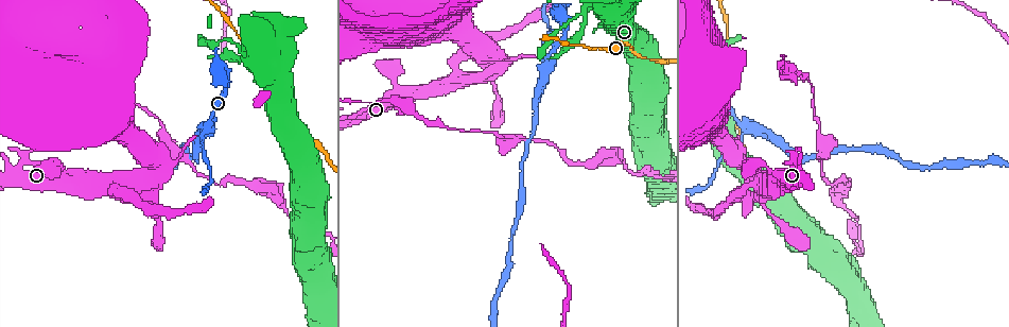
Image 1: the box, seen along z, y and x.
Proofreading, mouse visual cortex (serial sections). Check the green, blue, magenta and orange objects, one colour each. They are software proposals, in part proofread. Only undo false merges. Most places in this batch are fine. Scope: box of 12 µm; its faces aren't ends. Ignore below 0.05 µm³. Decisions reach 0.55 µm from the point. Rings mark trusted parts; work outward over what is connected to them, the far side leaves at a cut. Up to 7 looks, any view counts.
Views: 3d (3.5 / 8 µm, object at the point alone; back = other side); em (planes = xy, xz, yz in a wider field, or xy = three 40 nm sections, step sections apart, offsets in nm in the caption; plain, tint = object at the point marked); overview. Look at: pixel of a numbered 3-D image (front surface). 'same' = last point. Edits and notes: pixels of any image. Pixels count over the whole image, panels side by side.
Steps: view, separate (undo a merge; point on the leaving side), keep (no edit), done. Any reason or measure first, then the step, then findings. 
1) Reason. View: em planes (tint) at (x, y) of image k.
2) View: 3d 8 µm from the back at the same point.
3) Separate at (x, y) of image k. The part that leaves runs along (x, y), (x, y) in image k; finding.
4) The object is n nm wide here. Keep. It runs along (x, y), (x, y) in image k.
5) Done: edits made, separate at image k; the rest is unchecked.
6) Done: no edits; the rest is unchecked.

A narrow waist. View: 3d 3.5 µm at (596, 47) of image 1.

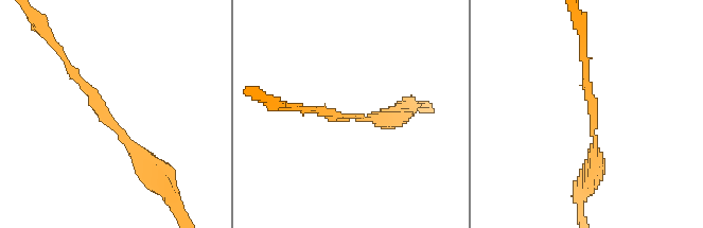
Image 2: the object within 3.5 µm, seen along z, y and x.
View: em xy step 2 (tint) at (595, 126) of image 2.

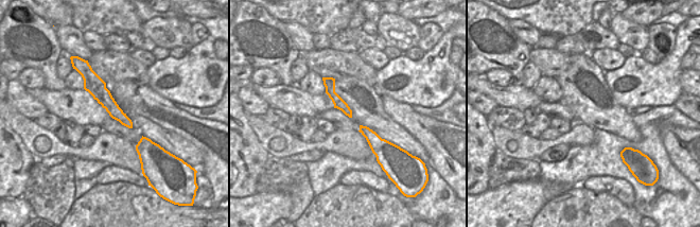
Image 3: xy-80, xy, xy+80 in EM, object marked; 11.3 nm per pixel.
Keep. All the same cell.

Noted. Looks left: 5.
Thin neck. View: 3d 3.5 µm at (649, 58) of image 1.

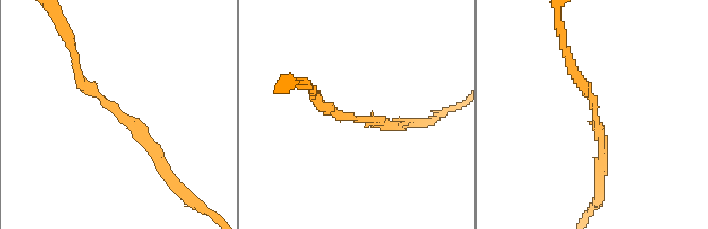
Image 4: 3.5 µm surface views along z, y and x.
The arms are 150, 150 nm wide. View: em xy step 1 (plain) at (353, 118) of image 4.

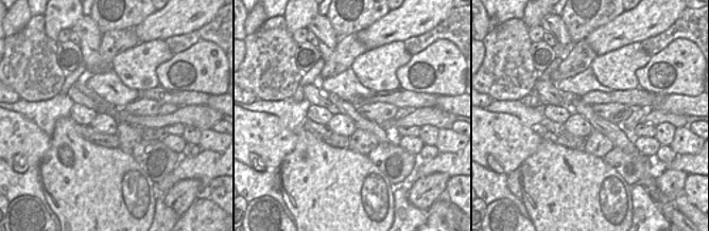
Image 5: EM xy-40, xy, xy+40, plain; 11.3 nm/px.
Where the object lies. View: em xy step 1 (tint) at the same point.

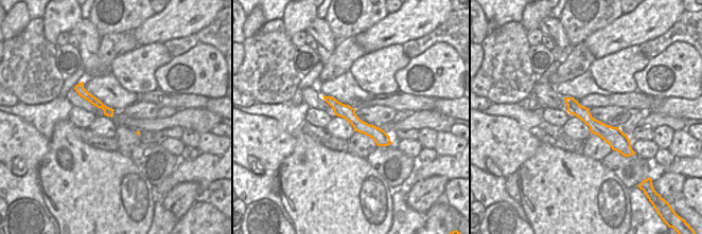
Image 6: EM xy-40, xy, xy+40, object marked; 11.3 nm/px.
Keep. It runs along (76, 65), (161, 165) in image 4; all the same cell.

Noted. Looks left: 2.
A fork. View: 3d 3.5 µm at (546, 60) of image 1.

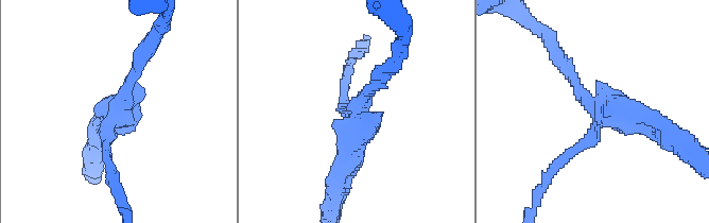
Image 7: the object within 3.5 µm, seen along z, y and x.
View: em planes (tint) at (121, 109) of image 7.

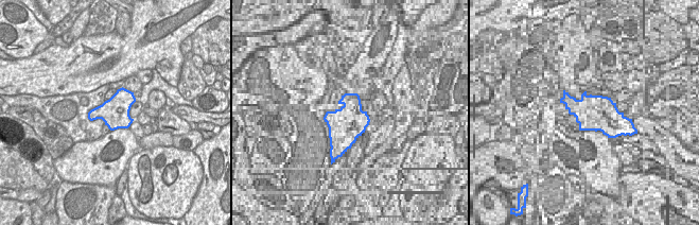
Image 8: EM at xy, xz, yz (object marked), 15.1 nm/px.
3 arms meet here; the arms are 150, 200, 300 nm wide. Separate at (572, 151) of image 7. The part that leaves runs along (593, 118), (588, 141), (536, 196) in image 7; a second cell is stuck on.

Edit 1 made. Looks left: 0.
Done: edits made, separate at image 7; the rest is unchecked.

